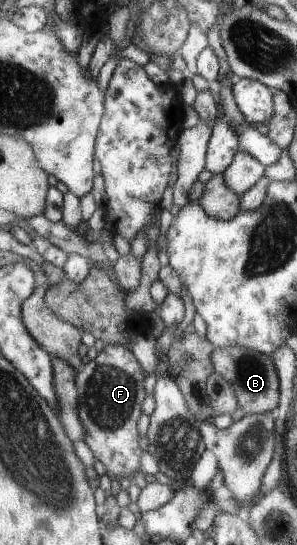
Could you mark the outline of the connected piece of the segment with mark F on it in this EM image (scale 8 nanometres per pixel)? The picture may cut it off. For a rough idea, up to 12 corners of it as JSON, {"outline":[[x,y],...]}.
{"outline":[[119,344],[77,372],[85,442],[109,478],[139,471],[143,369]]}

